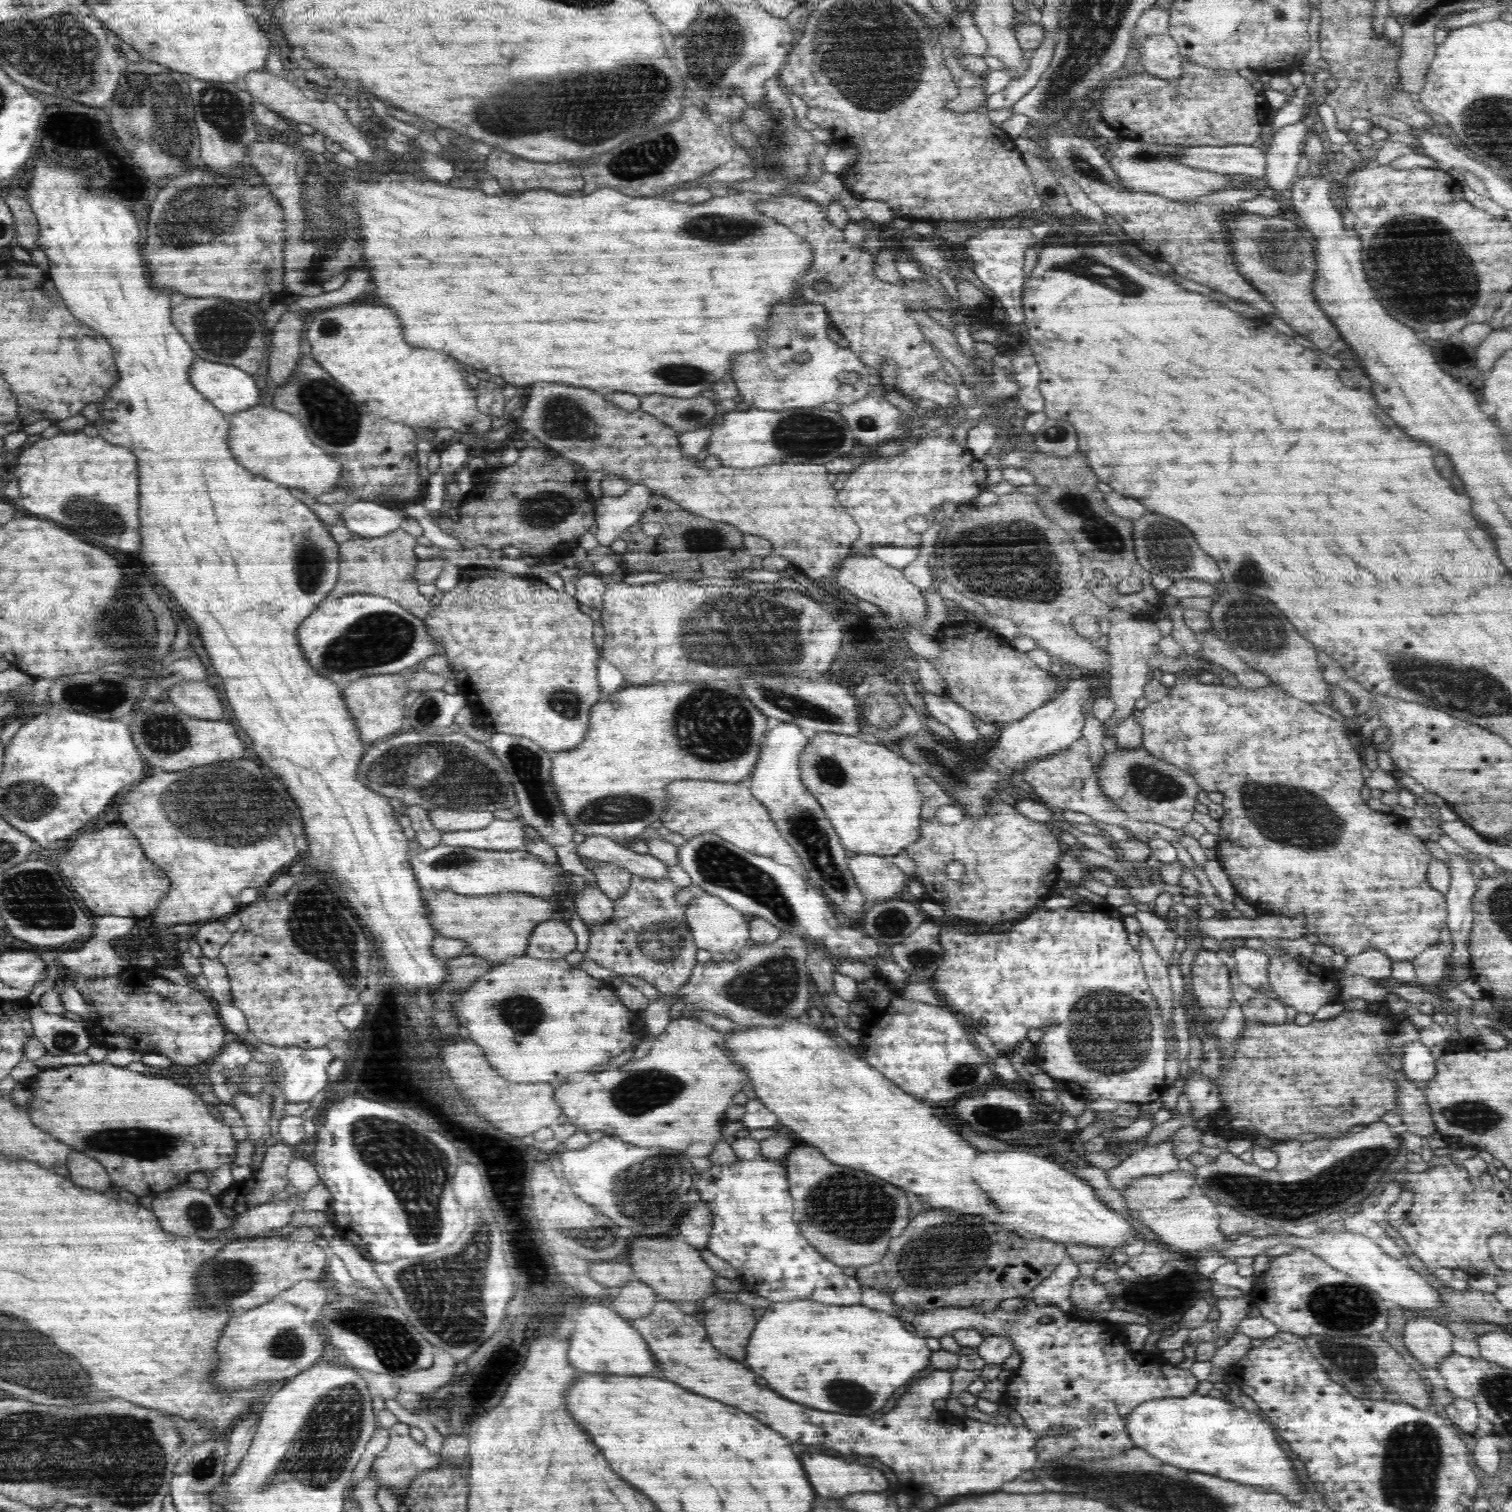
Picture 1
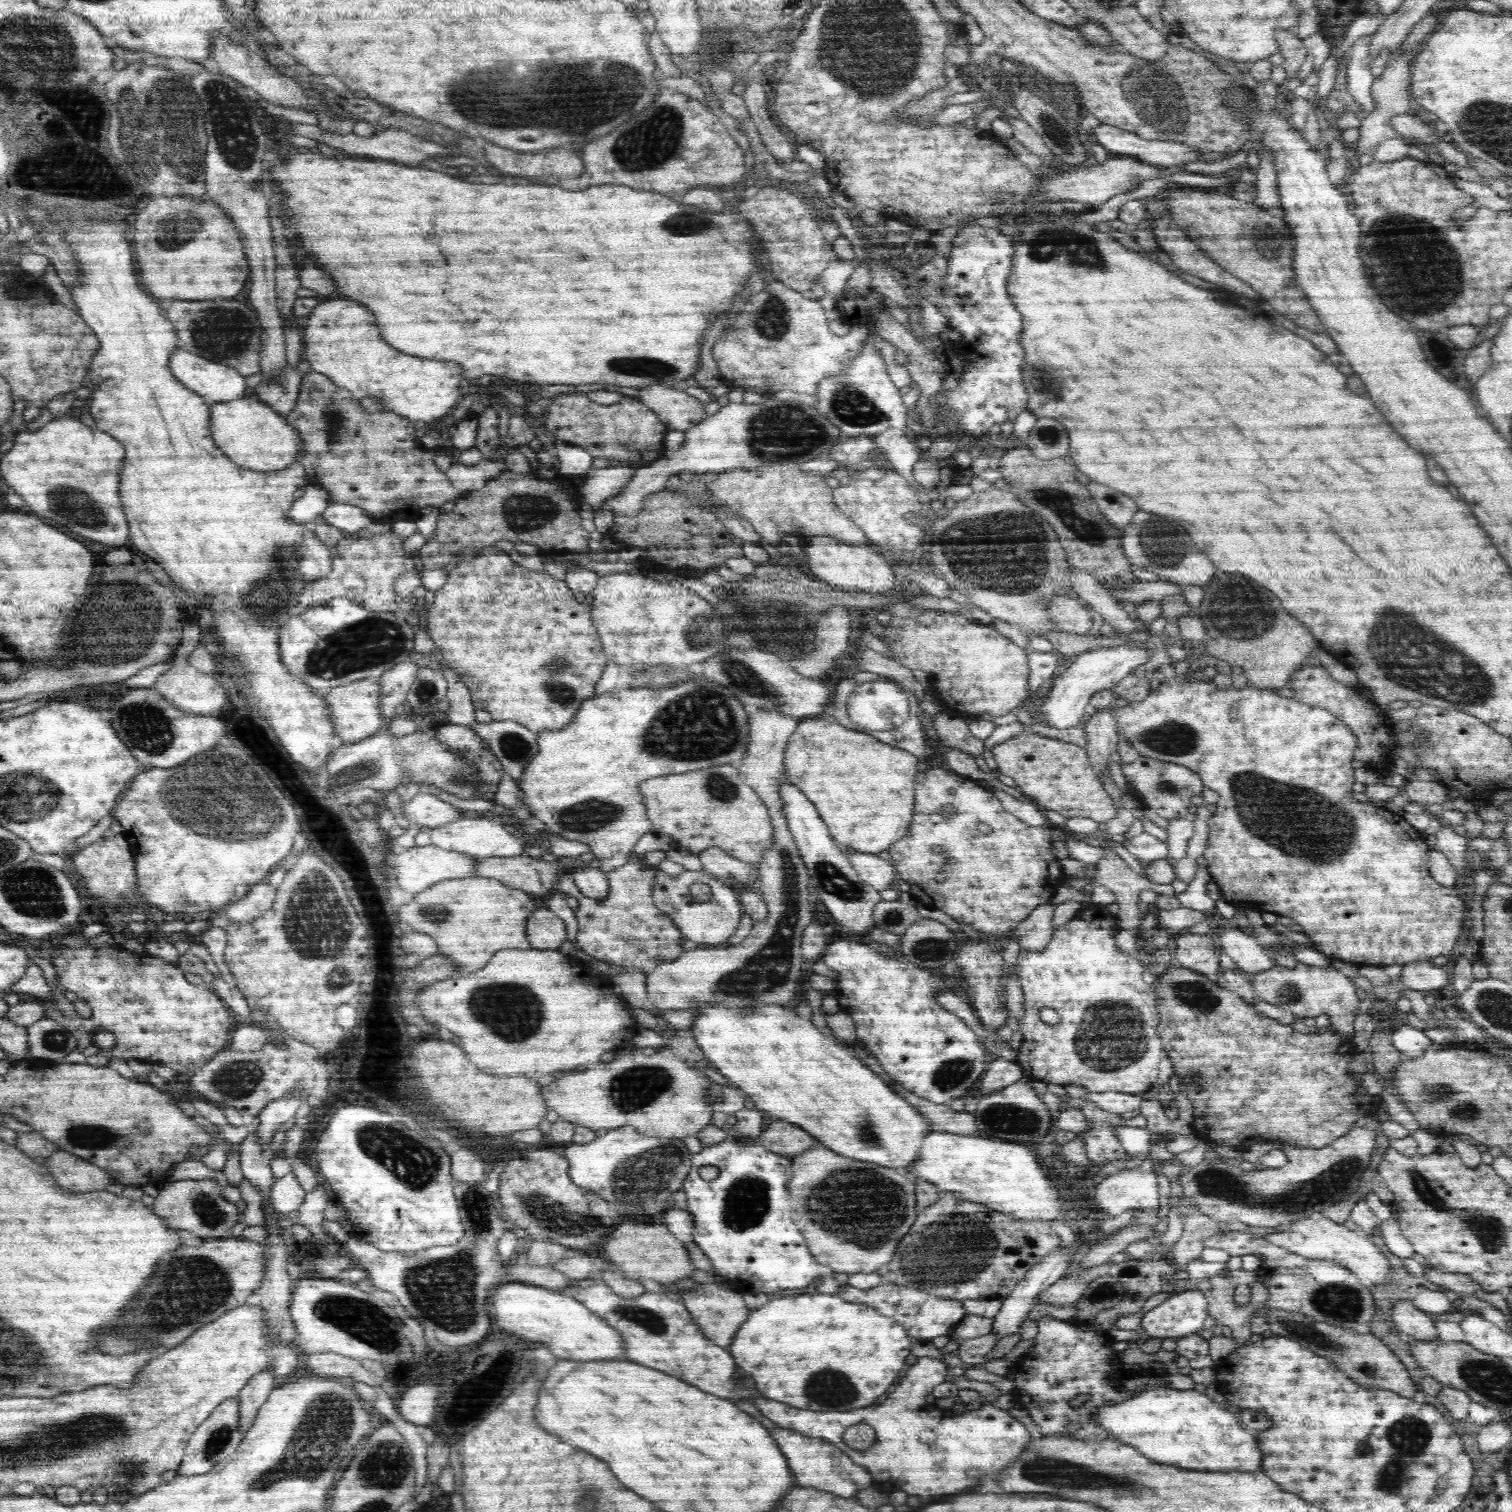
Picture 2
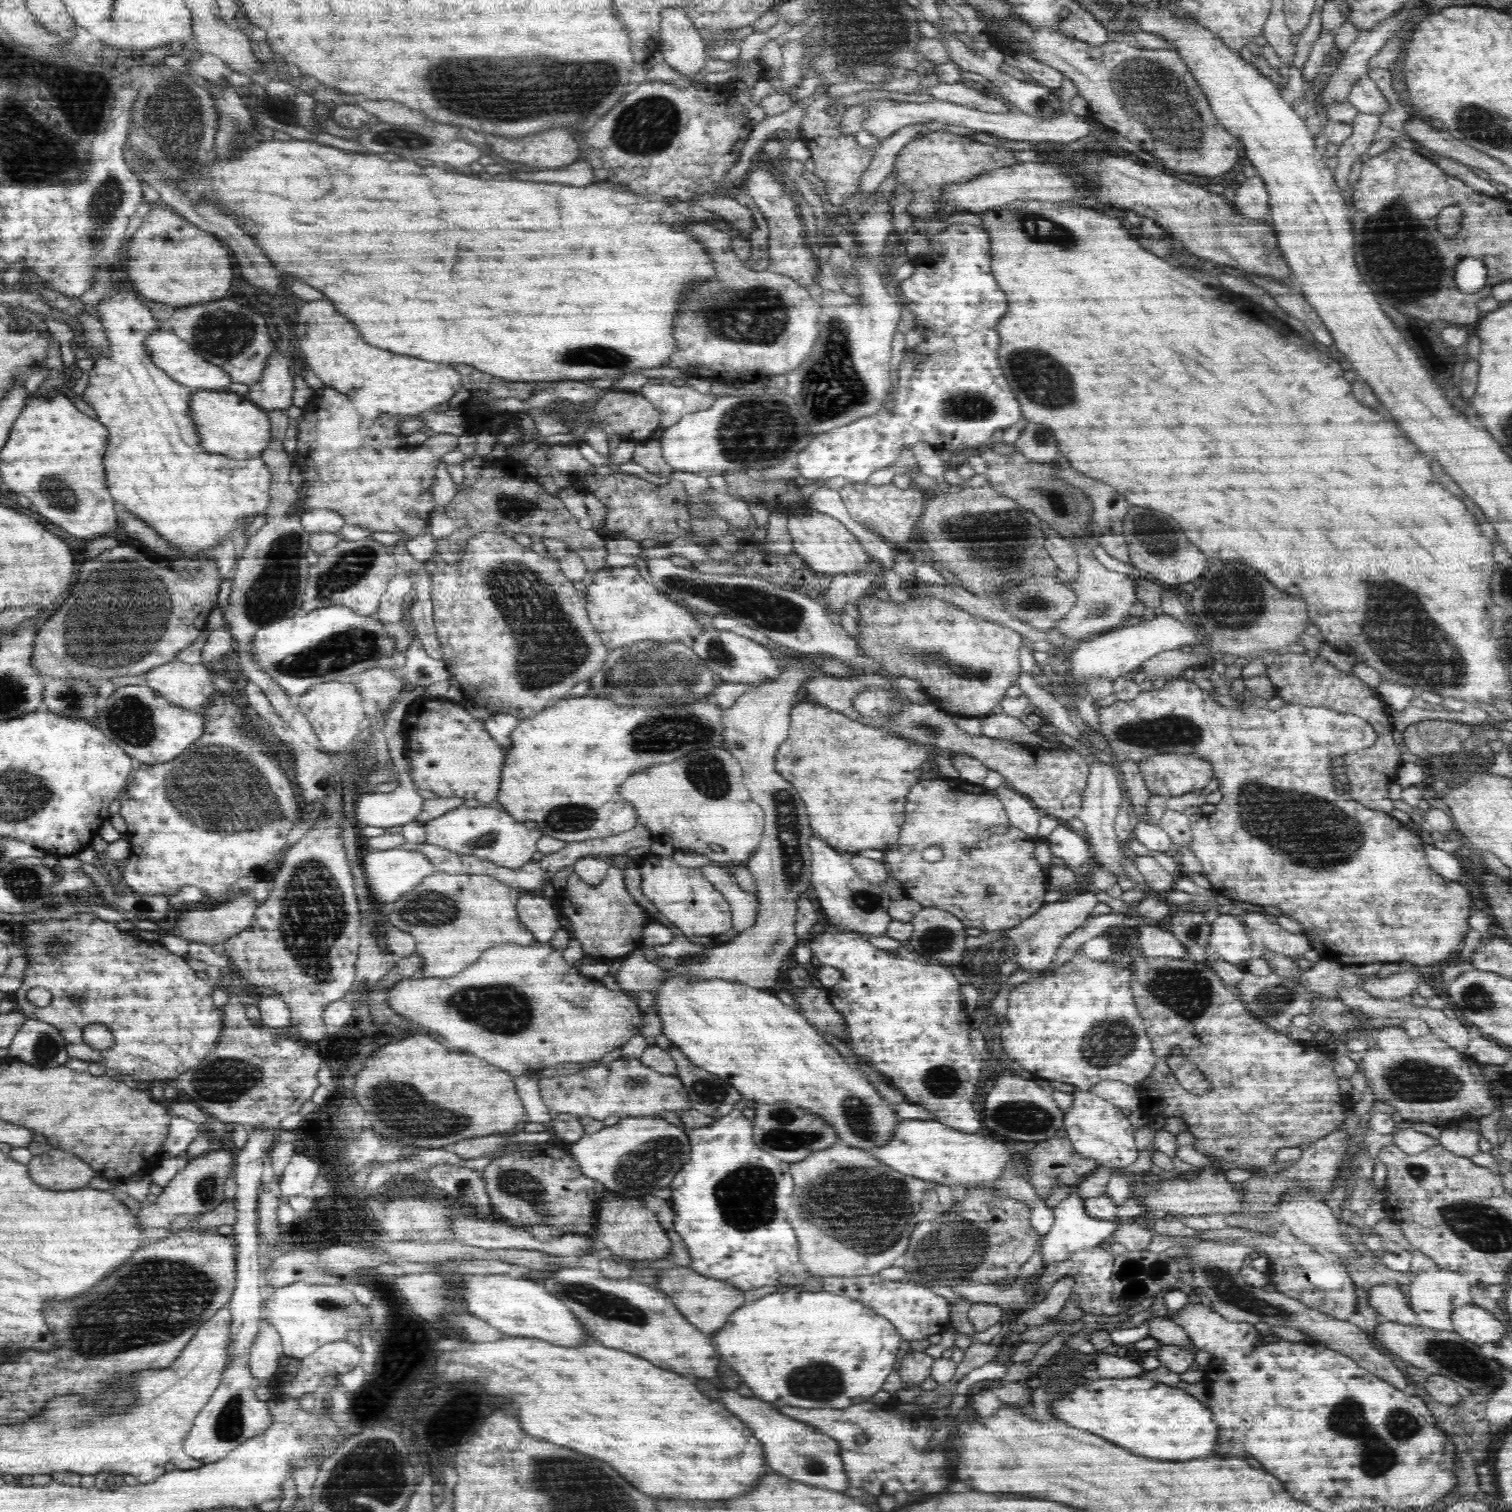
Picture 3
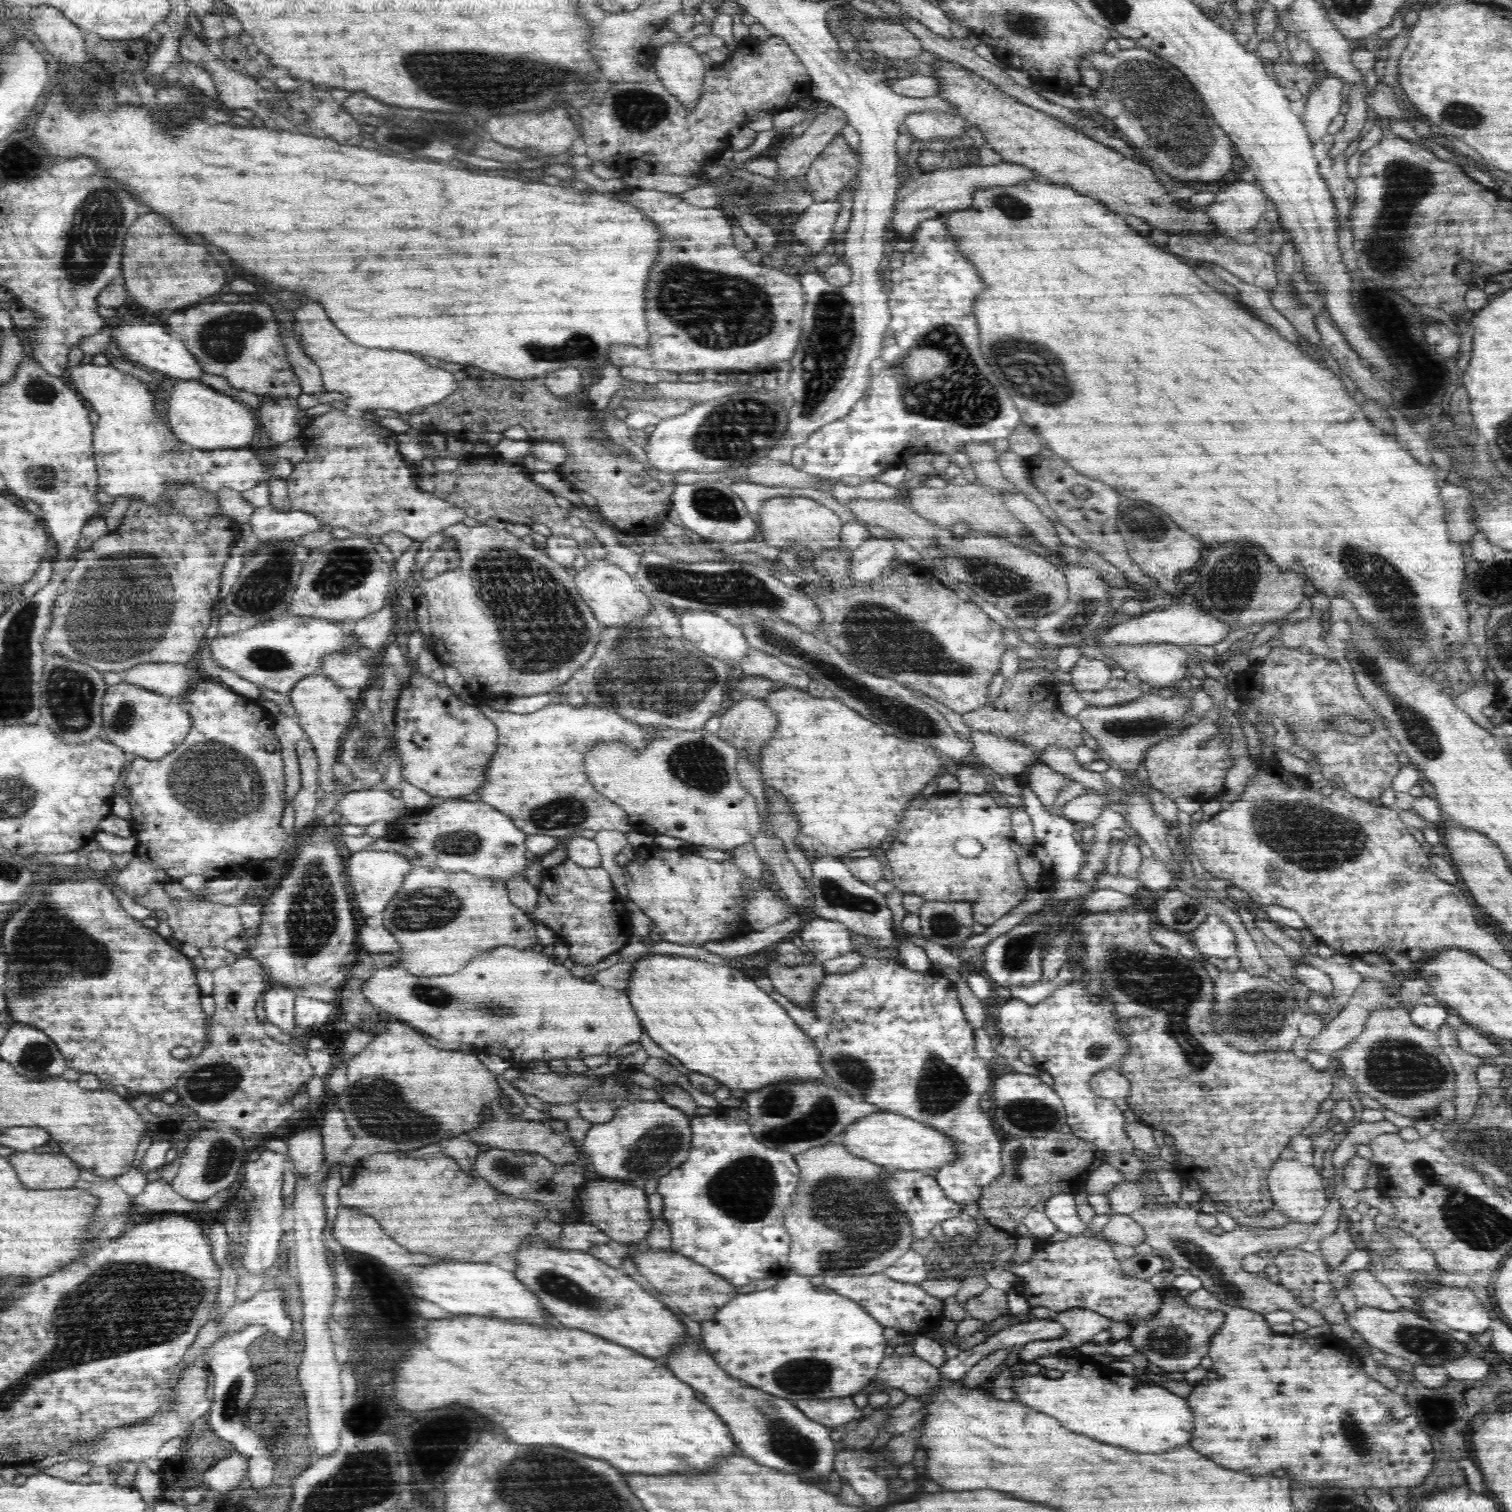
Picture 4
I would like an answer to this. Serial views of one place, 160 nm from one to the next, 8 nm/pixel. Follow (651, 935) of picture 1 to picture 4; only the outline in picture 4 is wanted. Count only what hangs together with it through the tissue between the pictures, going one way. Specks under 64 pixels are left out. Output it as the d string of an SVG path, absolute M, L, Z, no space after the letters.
M570 859L544 874L536 906L526 914L532 922L552 928L556 940L568 942L572 958L580 966L594 966L606 956L622 950L633 934L628 909L616 892L608 871L601 866L582 867Z

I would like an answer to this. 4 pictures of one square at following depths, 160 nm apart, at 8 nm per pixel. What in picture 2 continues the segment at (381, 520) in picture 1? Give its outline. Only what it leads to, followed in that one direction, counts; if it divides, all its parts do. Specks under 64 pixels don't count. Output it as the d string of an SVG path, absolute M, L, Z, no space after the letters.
M331 502L322 515L328 525L335 526L349 535L366 528L366 526L378 523L377 520L368 516L368 513L364 513L360 507L346 503Z

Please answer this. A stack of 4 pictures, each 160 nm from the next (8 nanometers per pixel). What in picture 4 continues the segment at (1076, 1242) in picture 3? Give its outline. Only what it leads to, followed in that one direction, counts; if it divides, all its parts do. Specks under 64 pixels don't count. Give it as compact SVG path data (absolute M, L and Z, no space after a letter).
M1056 1194L1049 1198L1045 1213L1057 1226L1060 1232L1066 1232L1068 1237L1086 1237L1089 1222L1084 1222L1078 1216L1077 1203L1072 1194Z

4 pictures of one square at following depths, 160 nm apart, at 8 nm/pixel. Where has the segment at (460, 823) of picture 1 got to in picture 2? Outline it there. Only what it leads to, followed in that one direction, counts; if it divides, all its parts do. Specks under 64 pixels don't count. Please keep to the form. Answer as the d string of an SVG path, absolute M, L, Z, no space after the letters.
M422 789L415 797L403 804L403 814L410 824L421 824L429 829L444 826L446 822L456 822L466 816L466 812Z

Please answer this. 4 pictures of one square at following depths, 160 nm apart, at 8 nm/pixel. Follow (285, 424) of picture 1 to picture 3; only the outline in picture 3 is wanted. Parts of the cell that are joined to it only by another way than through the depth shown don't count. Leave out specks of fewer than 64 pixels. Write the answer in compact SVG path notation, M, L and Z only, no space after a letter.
M200 390L194 398L190 396L188 412L192 415L192 425L196 425L196 436L202 440L200 444L208 452L225 454L236 460L250 460L261 458L270 444L272 420L268 412L231 390Z

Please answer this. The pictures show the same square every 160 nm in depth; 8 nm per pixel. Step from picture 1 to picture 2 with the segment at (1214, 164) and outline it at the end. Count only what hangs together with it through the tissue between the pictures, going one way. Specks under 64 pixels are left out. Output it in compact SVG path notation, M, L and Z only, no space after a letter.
M1101 123L1090 135L1082 133L1084 138L1091 138L1101 144L1106 150L1118 154L1138 158L1140 161L1162 167L1168 171L1168 166L1180 166L1190 162L1200 162L1196 149L1188 148L1180 142L1149 141L1137 134L1121 128Z

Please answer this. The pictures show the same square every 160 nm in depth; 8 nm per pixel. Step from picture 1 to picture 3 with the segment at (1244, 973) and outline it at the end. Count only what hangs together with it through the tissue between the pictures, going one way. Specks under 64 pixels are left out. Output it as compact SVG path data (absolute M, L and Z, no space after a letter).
M1222 910L1211 925L1208 936L1211 957L1219 957L1239 965L1257 956L1256 948L1241 917Z

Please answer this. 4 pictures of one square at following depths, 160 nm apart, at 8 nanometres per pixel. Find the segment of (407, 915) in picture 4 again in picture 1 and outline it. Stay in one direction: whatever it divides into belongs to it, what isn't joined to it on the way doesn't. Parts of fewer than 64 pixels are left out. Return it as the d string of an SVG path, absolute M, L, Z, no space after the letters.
M437 890L436 897L424 902L430 908L432 926L448 938L460 938L468 945L470 954L492 964L512 956L526 955L530 934L536 924L553 918L556 903L523 892L500 892L484 896L468 896L452 890Z

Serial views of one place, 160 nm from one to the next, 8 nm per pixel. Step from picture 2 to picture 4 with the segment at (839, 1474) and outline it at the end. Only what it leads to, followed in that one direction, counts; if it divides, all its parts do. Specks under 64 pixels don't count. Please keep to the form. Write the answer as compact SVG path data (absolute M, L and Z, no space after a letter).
M692 1338L682 1350L668 1356L668 1368L682 1382L706 1394L710 1408L726 1422L738 1448L752 1460L804 1480L822 1480L835 1470L837 1436L831 1432L833 1428L808 1418L802 1410L792 1406L790 1400L774 1398L726 1374L712 1356L702 1352L702 1348L692 1342Z

